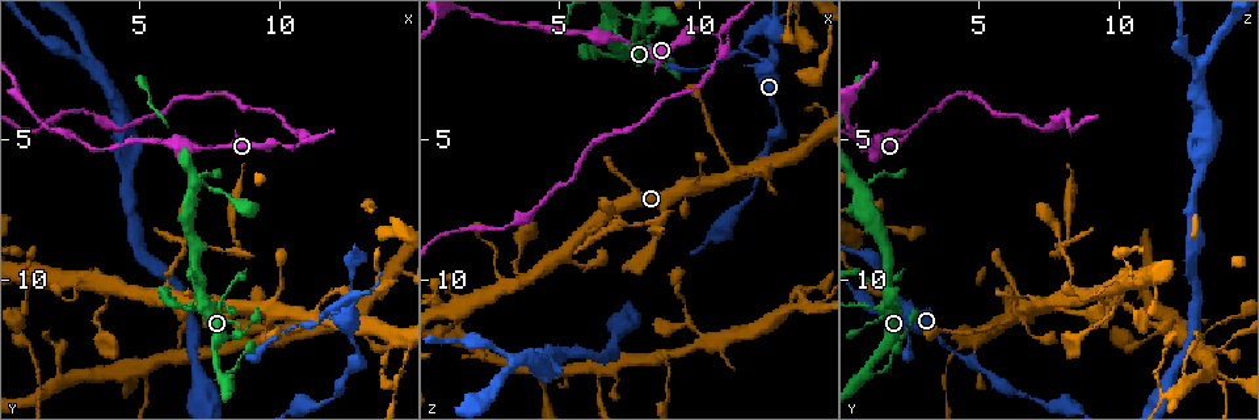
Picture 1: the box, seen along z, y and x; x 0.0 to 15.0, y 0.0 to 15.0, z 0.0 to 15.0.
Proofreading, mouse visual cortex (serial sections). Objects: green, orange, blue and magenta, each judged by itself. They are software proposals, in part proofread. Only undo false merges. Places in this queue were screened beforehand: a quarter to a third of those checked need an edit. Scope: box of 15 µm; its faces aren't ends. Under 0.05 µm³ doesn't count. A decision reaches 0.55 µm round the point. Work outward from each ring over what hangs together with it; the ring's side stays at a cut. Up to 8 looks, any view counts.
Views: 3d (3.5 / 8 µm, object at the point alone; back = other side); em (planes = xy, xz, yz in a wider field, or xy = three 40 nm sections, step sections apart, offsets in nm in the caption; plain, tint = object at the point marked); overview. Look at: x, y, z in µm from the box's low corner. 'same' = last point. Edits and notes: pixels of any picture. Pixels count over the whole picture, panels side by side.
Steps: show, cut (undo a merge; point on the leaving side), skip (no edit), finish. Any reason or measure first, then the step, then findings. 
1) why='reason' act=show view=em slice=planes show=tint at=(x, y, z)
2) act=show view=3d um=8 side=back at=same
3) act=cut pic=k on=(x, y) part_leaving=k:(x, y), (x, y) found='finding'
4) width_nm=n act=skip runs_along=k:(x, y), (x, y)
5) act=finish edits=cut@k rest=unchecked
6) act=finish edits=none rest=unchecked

why='three arms meet' act=show view=3d um=8 at=(10.7, 5.2, 1.2)

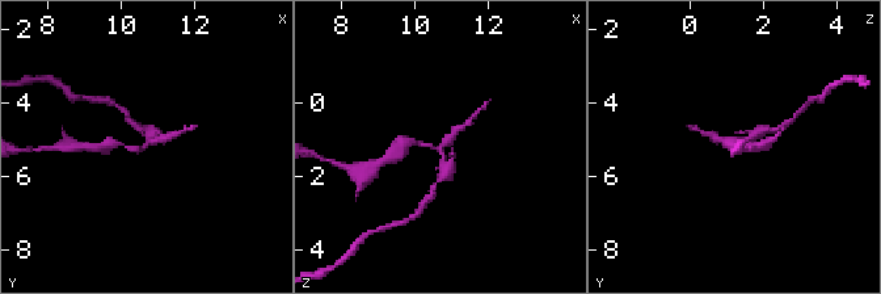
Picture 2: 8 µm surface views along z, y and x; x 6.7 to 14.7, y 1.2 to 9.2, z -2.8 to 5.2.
act=show view=3d um=3.5 at=(10.6, 5.2, 1.3)

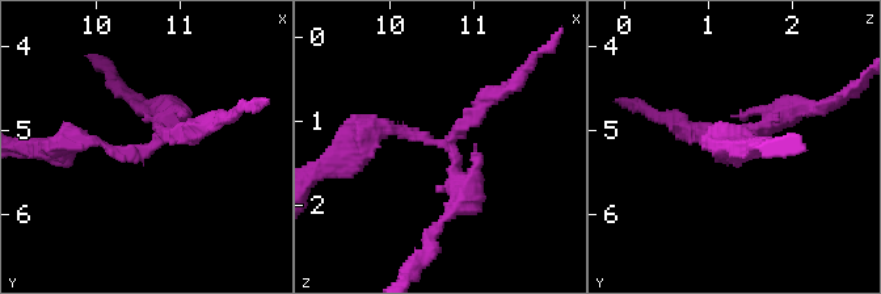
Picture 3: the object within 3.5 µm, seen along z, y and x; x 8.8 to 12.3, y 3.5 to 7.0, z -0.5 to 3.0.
arms=3 arm_widths_nm=200,200,300 act=show view=em slice=planes show=tint at=(10.65, 5.15, 1.30)

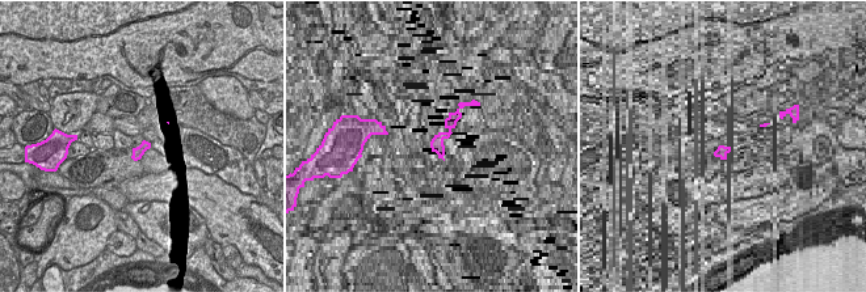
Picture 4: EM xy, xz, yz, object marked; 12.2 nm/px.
act=cut pic=3 on=(479, 187) part_leaving=3:(455, 154), (463, 200), (422, 257) found='two cells meet here'

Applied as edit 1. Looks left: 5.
why='see it whole again' act=show view=overview

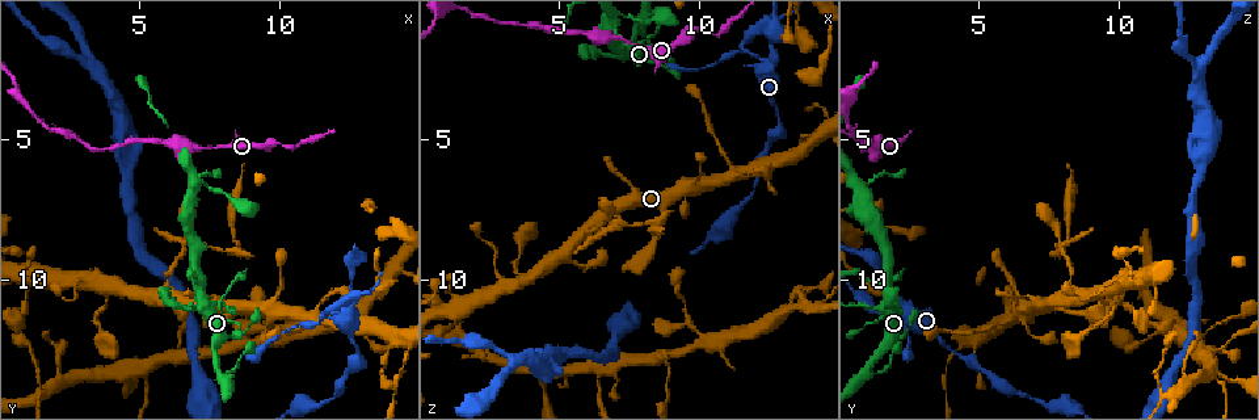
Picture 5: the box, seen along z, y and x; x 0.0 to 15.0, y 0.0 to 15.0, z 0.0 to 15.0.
why='thin neck' act=show view=3d um=3.5 at=(6.7, 10.9, 2.1)

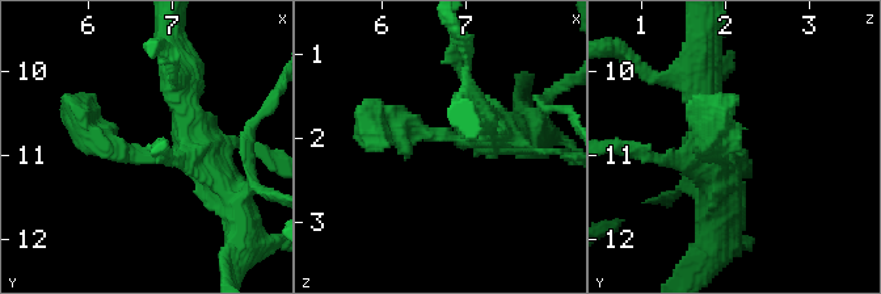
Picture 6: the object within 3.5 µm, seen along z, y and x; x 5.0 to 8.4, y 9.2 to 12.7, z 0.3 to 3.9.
why='shape alone is not enough' act=show view=em slice=xy step=5 show=tint at=(6.80, 11.00, 2.00)

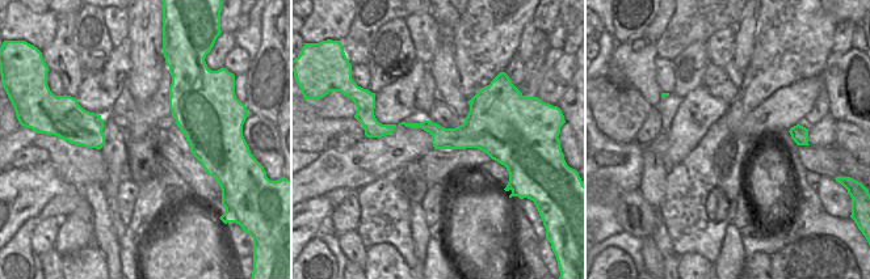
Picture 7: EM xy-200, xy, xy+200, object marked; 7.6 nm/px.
act=skip found='one cell here'

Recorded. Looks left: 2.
why='side arm on a straight run' act=show view=3d um=3.5 at=(6.6, 8.9, 7.9)

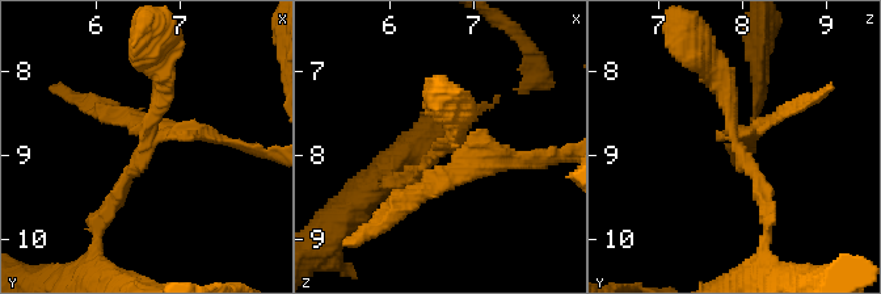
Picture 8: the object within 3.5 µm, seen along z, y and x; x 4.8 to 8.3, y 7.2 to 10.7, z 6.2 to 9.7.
act=show view=em slice=xy step=3 show=tint at=(6.55, 8.90, 7.95)

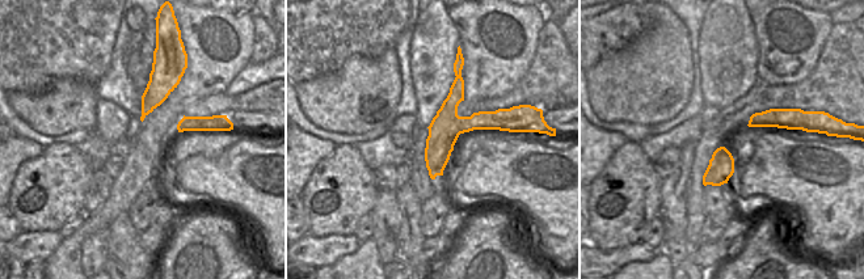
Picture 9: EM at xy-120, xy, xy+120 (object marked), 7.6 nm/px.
act=cut pic=8 on=(123, 121) part_leaving=8:(163, 135), (211, 130), (272, 155) found='a second cell is stuck on'

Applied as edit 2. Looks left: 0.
act=finish edits=cut@3,cut@8 rest=unchecked

